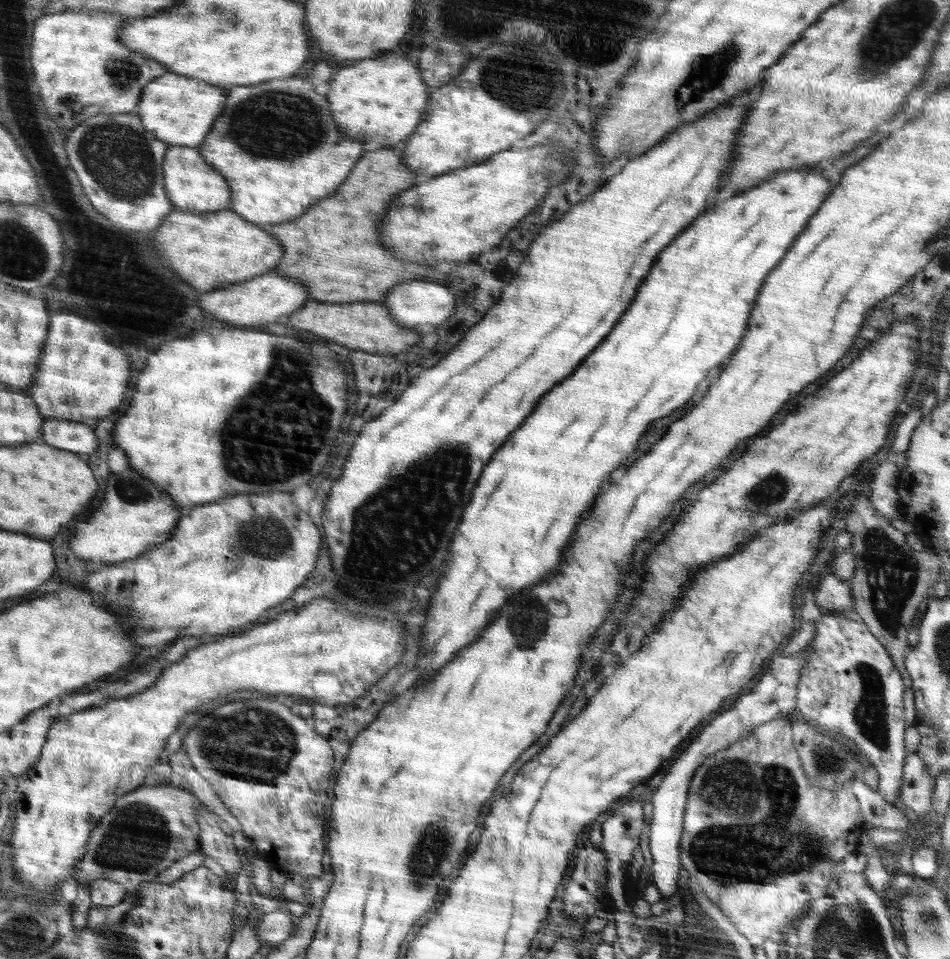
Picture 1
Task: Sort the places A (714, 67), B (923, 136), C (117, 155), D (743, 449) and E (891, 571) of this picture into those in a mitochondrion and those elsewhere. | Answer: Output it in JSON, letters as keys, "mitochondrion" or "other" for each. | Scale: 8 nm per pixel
{"A":"mitochondrion","B":"other","C":"mitochondrion","D":"other","E":"mitochondrion"}

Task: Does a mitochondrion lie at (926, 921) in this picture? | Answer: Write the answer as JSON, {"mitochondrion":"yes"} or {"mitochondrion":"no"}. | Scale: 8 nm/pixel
{"mitochondrion":"yes"}

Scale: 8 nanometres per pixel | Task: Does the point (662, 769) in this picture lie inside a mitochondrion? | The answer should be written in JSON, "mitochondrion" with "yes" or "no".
{"mitochondrion":"no"}

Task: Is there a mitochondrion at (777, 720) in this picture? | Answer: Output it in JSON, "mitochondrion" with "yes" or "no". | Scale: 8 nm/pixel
{"mitochondrion":"no"}

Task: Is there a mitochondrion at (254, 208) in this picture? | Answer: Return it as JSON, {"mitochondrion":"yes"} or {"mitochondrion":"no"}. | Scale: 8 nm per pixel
{"mitochondrion":"no"}

